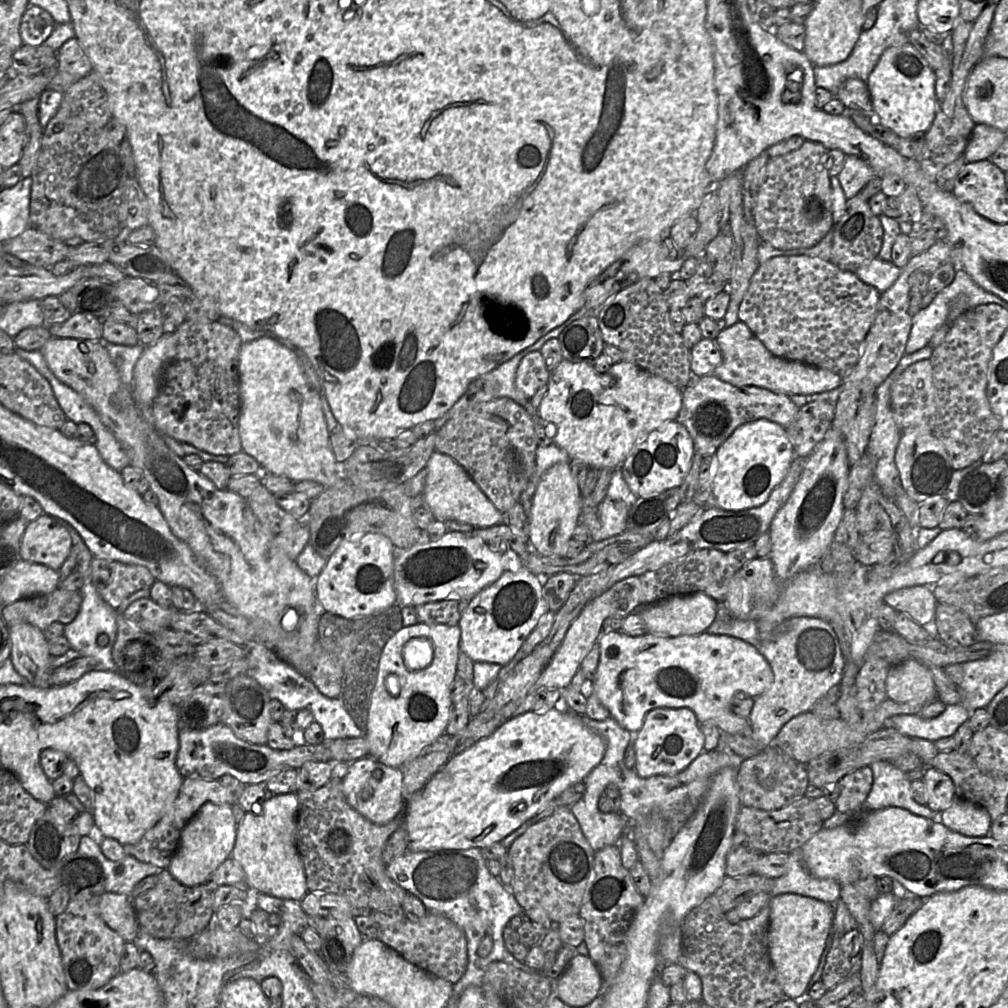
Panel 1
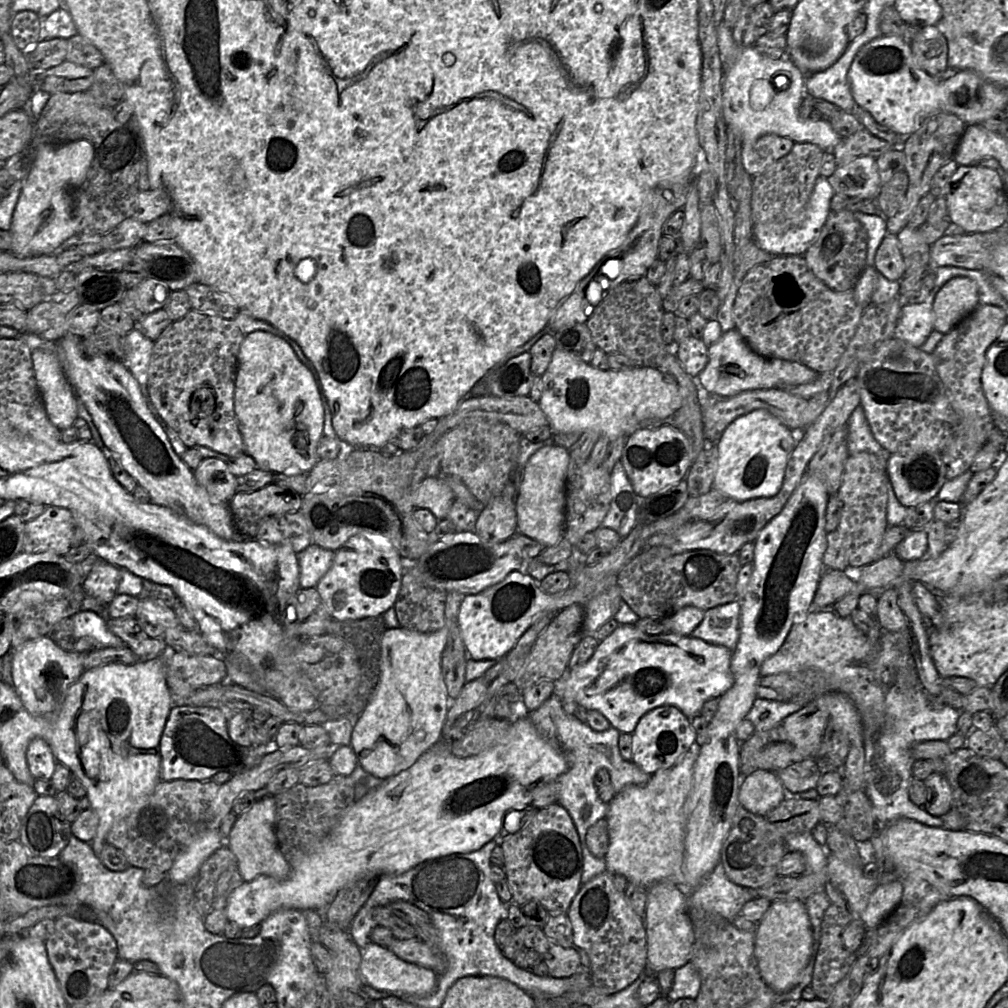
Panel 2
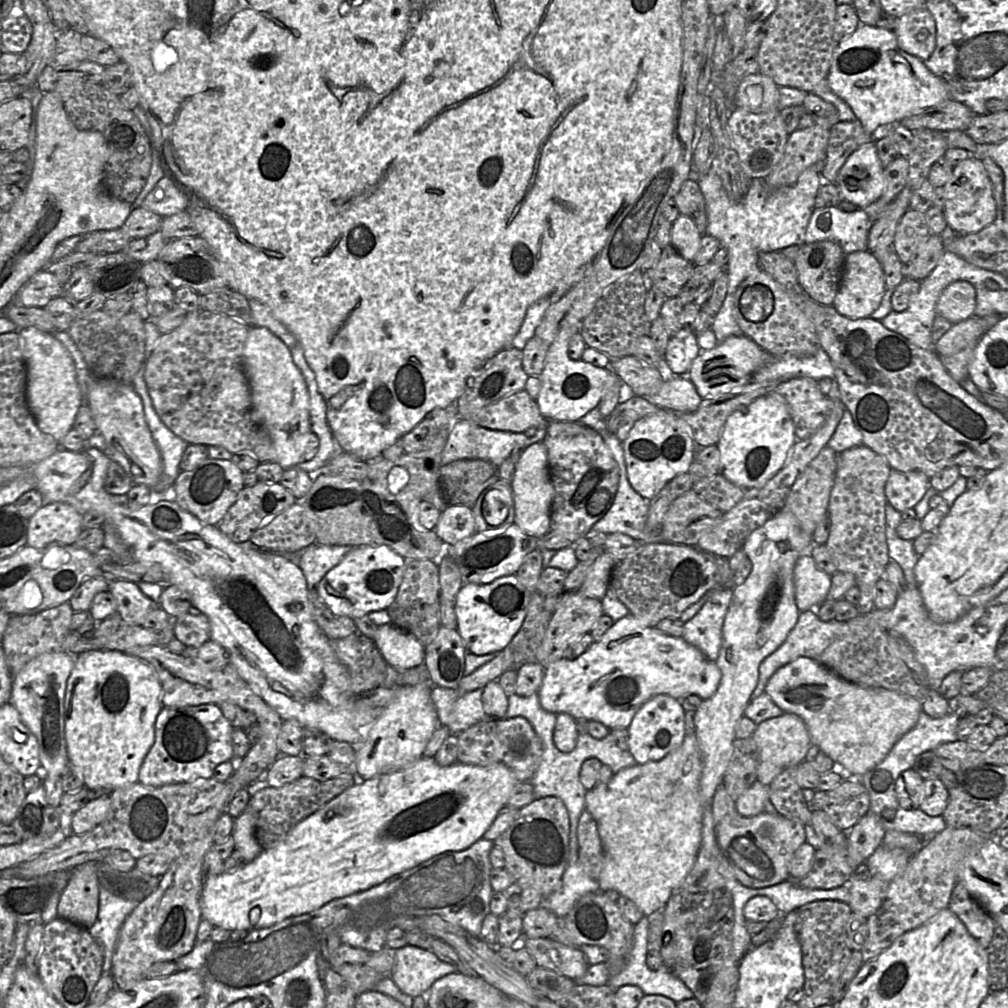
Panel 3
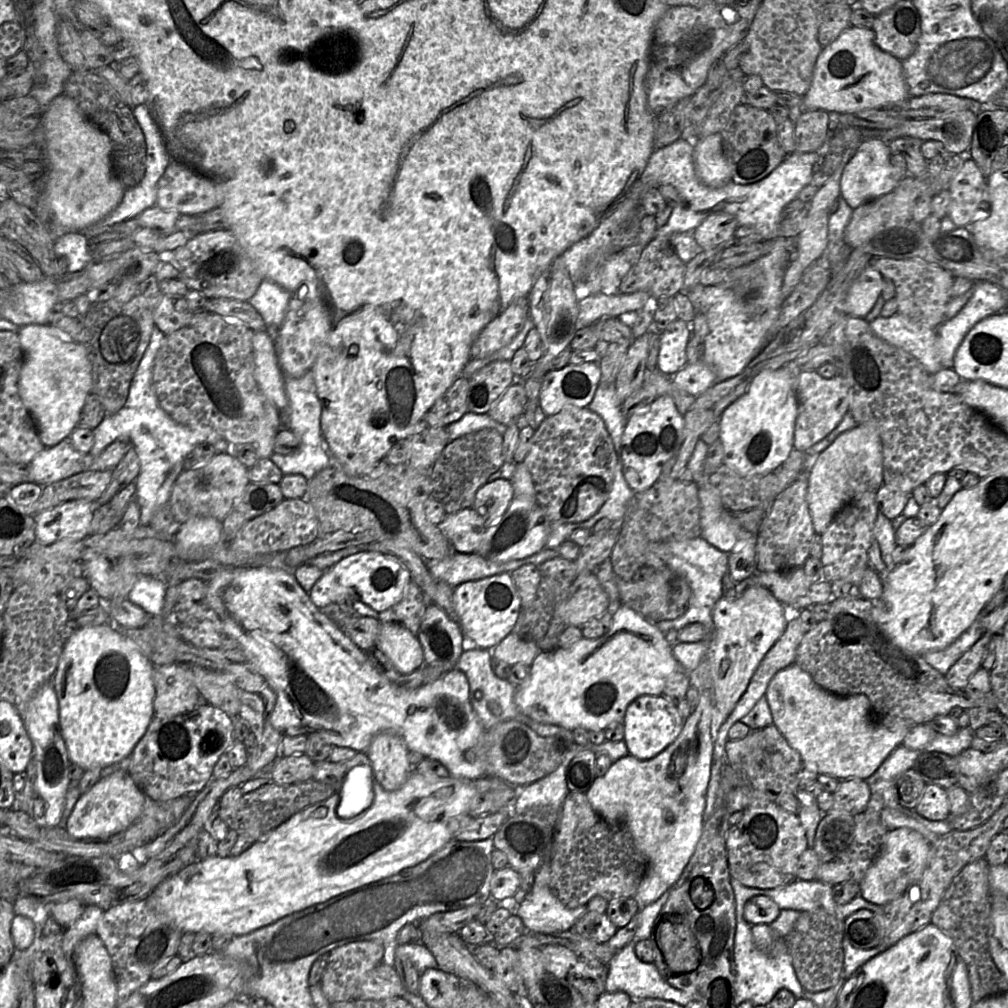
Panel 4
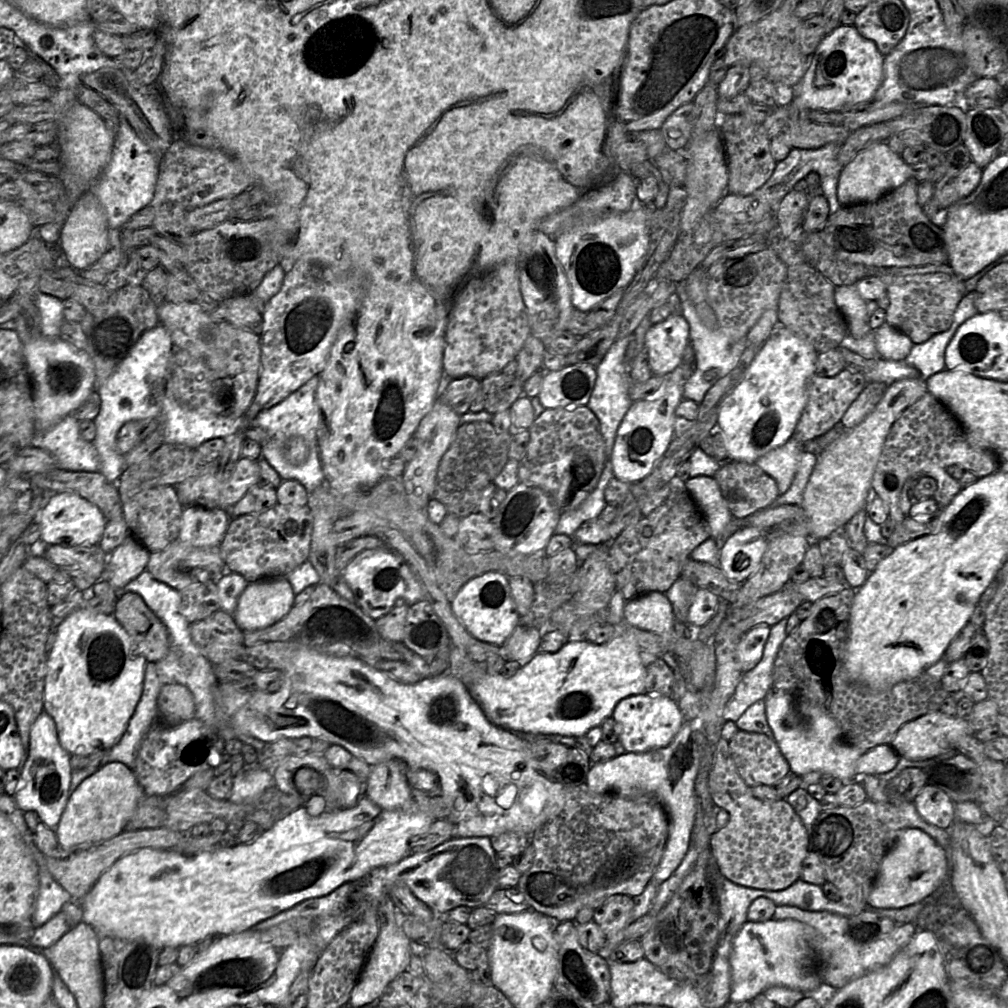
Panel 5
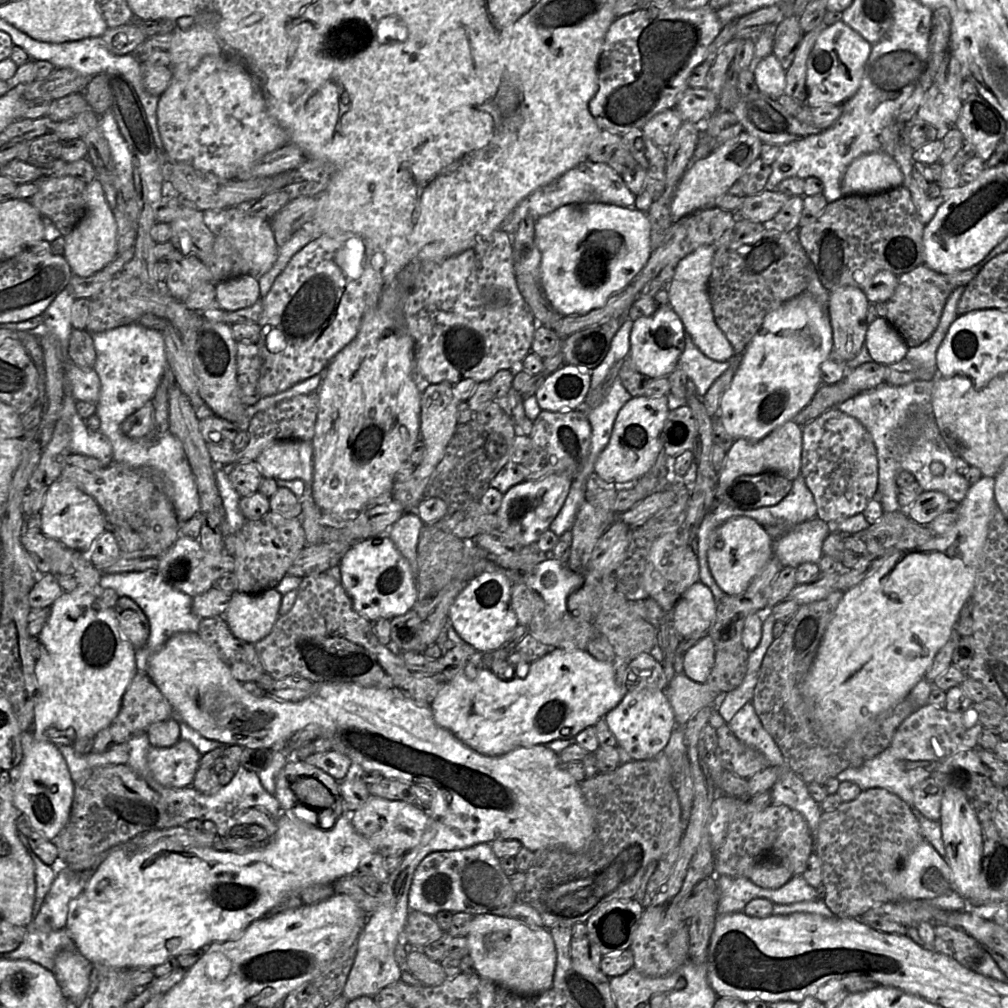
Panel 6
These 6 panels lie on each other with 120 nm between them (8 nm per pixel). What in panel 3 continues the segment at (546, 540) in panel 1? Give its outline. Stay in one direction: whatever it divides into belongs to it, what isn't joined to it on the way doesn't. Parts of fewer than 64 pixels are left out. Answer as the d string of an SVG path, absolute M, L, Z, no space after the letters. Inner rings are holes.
M543 442L525 448L515 465L511 487L514 500L514 523L536 539L551 530L551 507L554 488L550 478L547 448Z

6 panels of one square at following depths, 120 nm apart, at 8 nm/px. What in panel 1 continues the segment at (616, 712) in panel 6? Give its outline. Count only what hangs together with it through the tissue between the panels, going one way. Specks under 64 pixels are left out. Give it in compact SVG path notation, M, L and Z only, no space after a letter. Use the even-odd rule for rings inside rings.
M655 708L633 736L636 754L634 771L640 777L673 776L685 770L704 750L704 734L695 713L689 708Z

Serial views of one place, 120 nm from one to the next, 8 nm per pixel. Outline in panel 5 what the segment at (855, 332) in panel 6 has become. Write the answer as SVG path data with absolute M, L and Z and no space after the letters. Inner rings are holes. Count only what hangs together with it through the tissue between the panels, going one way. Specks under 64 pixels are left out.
M855 285L836 287L835 302L847 323L851 337L859 339L871 331L868 302L860 296Z

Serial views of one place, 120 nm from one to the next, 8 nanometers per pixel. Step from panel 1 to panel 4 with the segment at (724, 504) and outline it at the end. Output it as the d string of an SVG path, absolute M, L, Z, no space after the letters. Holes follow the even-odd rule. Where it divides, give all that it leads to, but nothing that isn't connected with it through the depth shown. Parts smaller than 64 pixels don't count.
M788 367L763 369L746 392L730 404L719 418L723 463L742 476L773 472L786 461L793 448L798 411L797 375Z

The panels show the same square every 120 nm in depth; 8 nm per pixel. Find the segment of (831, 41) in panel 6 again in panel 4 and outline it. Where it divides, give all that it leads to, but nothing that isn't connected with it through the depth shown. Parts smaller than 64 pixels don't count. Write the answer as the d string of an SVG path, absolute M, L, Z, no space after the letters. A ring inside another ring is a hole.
M851 25L833 42L822 47L815 62L810 87L803 95L803 108L789 108L789 117L795 120L797 112L805 110L856 113L884 109L909 97L902 60L877 46L872 28Z

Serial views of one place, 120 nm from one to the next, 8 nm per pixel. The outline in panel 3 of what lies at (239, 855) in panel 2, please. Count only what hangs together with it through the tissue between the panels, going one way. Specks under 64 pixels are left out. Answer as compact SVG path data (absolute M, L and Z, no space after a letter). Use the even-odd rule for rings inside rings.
M244 811L235 818L231 833L235 849L243 856L244 861L253 861L262 851L262 847L255 836L255 818L251 811Z

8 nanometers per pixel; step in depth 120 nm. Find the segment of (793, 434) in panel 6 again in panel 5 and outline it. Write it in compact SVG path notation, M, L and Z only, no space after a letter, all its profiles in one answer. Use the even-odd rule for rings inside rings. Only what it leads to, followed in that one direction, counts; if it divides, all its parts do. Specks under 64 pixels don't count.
M791 437L782 446L767 452L756 460L755 464L764 470L767 474L769 474L772 478L774 478L777 483L780 495L785 493L785 491L791 485L803 450L803 444L797 441L794 437Z

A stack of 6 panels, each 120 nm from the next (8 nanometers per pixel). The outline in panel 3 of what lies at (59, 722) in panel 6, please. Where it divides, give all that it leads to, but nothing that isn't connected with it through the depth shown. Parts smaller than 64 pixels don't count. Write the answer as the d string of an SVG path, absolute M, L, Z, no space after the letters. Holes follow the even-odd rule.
M89 650L75 656L64 699L64 729L69 765L76 768L85 787L111 792L138 782L141 765L155 740L155 721L164 708L162 686L146 661L117 650Z

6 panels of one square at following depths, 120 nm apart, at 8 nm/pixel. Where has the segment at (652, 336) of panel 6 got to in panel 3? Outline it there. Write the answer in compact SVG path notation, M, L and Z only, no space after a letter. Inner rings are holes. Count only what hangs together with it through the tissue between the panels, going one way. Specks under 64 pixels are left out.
M683 327L675 336L670 337L664 359L670 371L680 375L689 372L692 362L701 351L697 336Z

